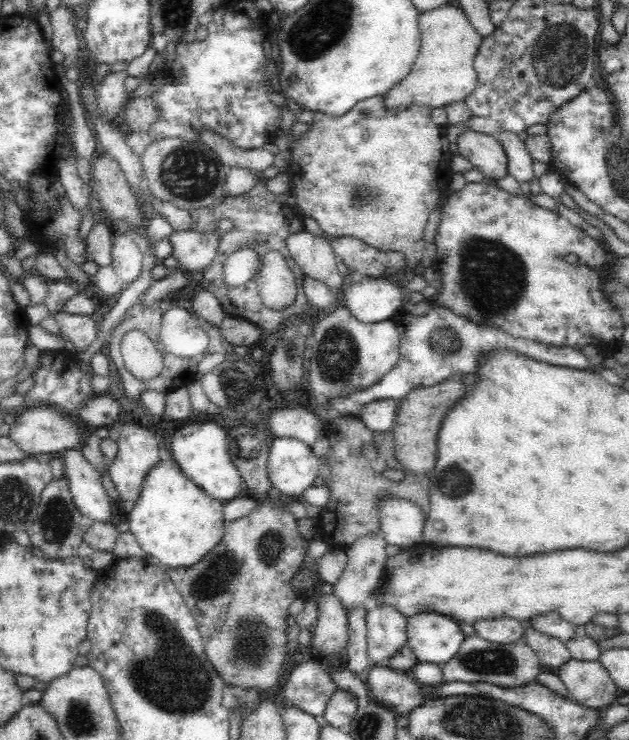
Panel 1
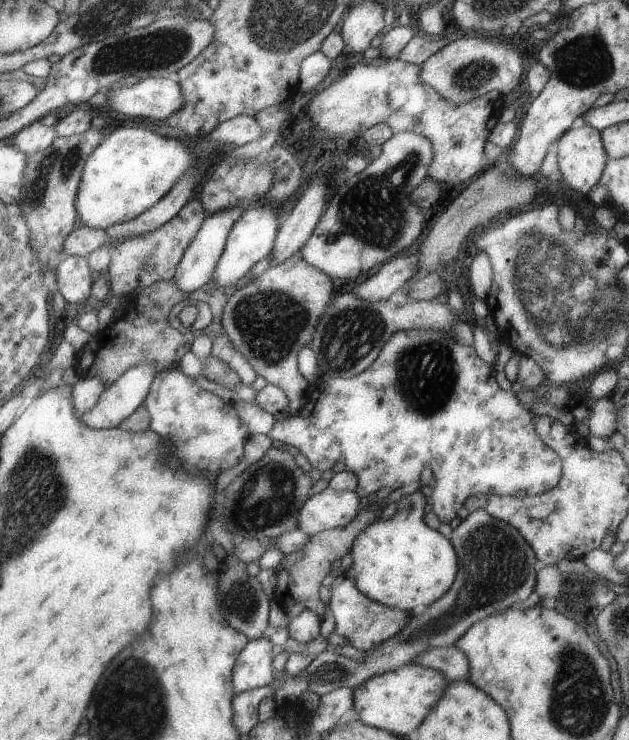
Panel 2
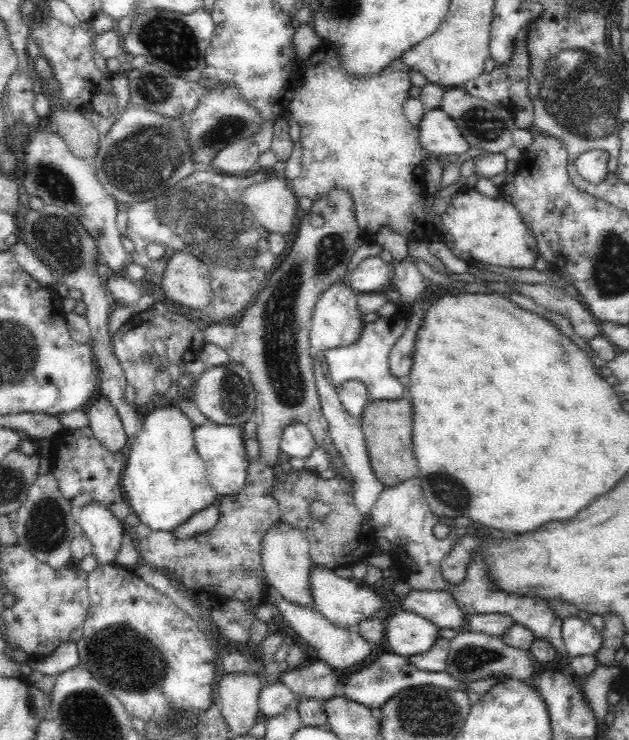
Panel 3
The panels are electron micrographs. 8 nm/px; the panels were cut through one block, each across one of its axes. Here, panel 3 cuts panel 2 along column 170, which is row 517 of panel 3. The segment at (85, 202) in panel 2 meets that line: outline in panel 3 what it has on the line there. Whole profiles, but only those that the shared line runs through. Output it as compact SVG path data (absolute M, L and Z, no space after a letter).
M159 402L144 418L130 444L121 485L131 511L152 531L174 531L203 508L216 503L218 495L208 482L204 459L195 447L195 424L172 402Z

